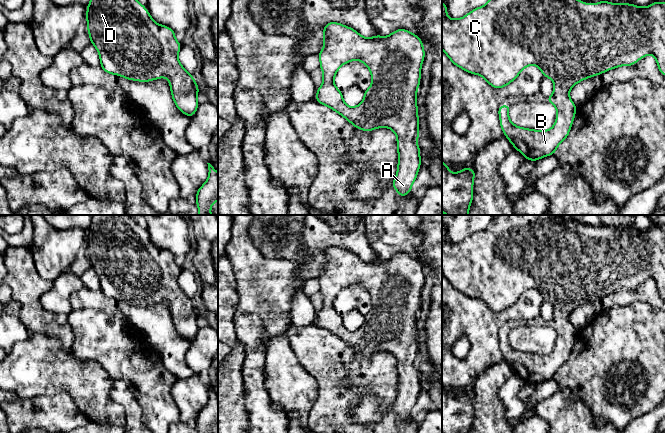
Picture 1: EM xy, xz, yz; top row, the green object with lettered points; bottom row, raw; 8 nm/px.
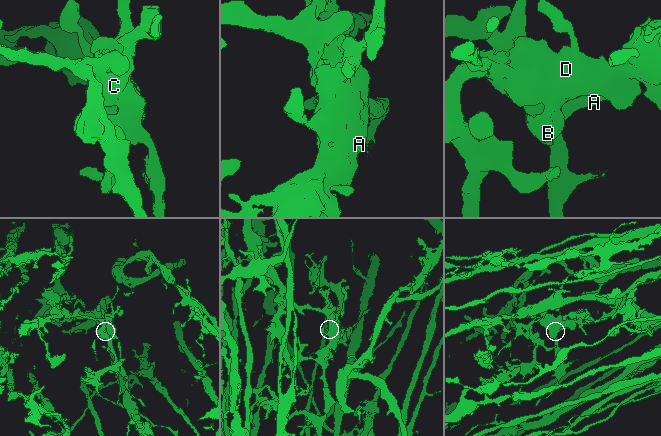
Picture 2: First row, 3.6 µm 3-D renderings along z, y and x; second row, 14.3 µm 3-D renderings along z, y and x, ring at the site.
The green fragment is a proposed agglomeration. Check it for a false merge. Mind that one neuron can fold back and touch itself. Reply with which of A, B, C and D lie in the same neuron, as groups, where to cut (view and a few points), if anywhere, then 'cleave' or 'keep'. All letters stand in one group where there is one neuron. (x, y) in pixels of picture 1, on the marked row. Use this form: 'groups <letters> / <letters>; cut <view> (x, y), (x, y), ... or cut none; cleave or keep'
groups A B C D; cut none; keep

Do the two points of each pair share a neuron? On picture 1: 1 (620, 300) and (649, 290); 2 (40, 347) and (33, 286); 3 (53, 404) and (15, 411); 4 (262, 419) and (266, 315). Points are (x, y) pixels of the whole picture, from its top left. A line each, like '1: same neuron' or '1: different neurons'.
1: same neuron
2: different neurons
3: same neuron
4: same neuron

